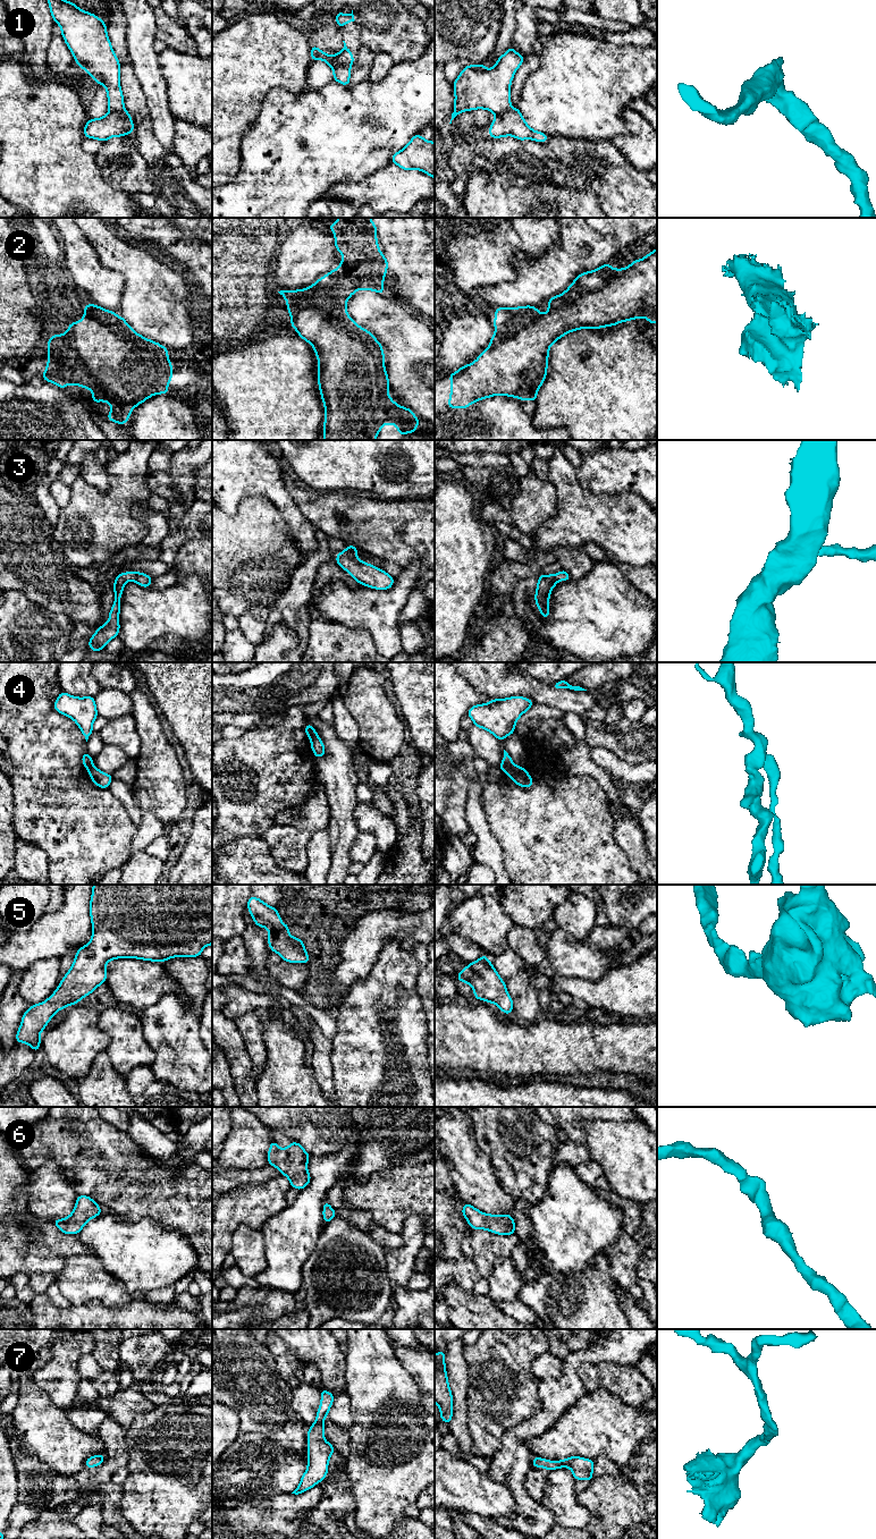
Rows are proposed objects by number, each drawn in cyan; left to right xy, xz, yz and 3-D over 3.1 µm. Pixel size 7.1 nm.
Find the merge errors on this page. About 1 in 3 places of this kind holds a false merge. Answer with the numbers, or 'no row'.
1, 4

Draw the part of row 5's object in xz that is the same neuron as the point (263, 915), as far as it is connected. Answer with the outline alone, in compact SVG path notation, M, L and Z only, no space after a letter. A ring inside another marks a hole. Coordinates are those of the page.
M251 896L247 908L254 923L270 931L268 944L271 952L280 955L281 961L303 964L310 961L303 940L289 935L289 924L281 922L277 907L271 907L258 897Z

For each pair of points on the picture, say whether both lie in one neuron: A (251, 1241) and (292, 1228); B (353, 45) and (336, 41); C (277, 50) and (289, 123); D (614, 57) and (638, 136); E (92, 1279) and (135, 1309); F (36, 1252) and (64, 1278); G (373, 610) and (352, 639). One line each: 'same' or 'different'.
A: different
B: different
C: different
D: different
E: different
F: different
G: different

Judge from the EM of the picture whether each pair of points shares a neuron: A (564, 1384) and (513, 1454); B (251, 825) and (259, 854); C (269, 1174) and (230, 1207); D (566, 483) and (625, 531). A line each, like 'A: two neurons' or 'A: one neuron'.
A: one neuron
B: two neurons
C: two neurons
D: one neuron

